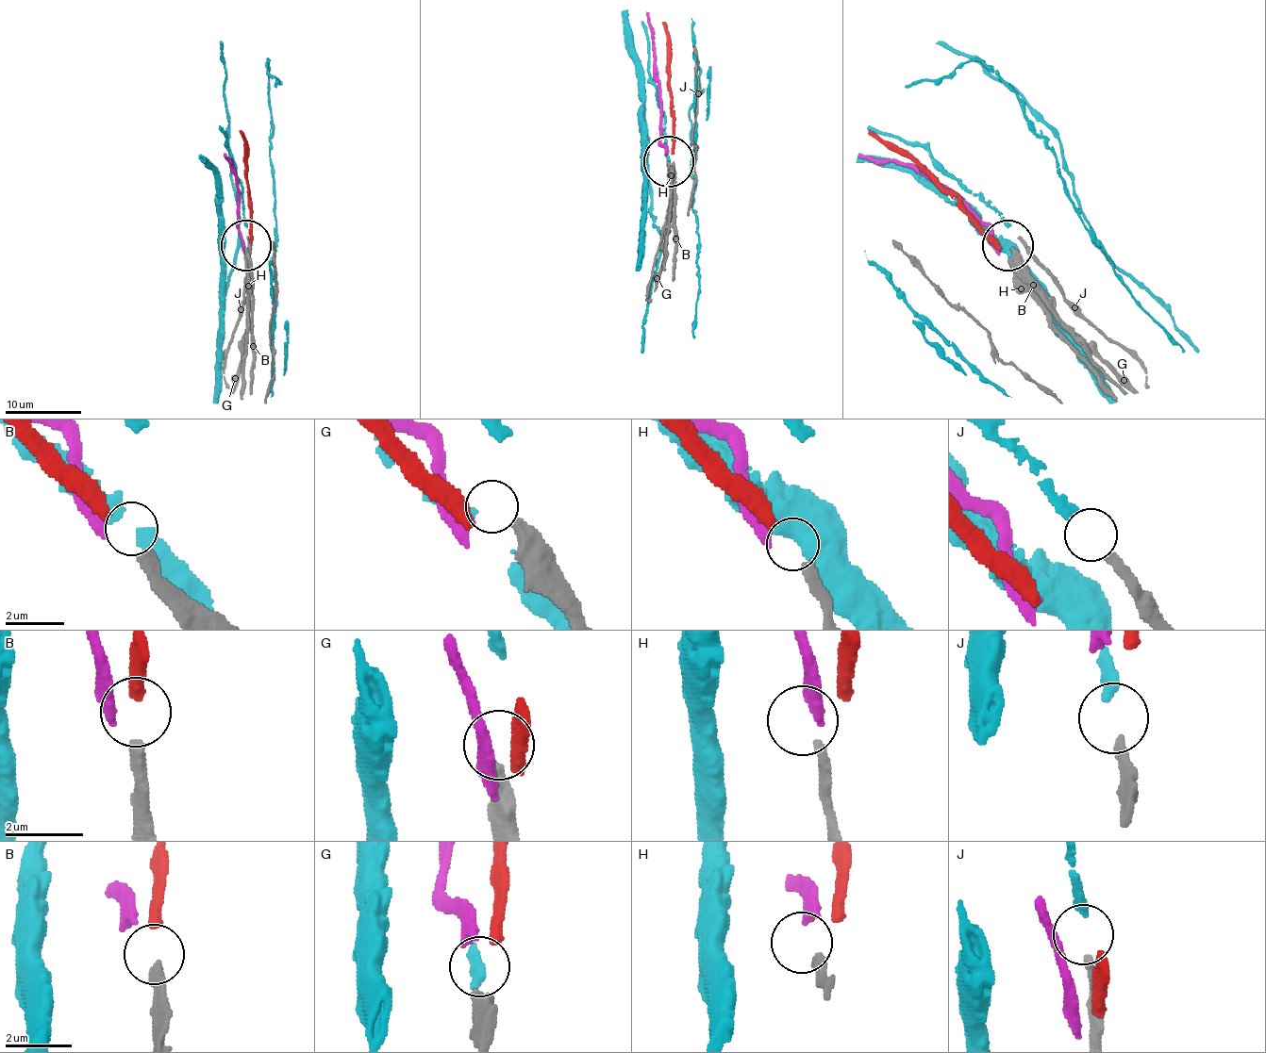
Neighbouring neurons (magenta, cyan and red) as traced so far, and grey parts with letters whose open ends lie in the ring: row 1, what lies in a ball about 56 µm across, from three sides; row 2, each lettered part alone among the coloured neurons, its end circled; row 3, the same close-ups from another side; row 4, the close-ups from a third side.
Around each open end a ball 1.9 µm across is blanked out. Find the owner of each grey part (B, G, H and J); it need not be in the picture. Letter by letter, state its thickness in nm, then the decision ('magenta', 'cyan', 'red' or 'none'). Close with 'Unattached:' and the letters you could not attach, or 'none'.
B: 400 nm | red
G: 380 nm | none
H: 300 nm | magenta
J: 280 nm | cyan
Unattached: G

